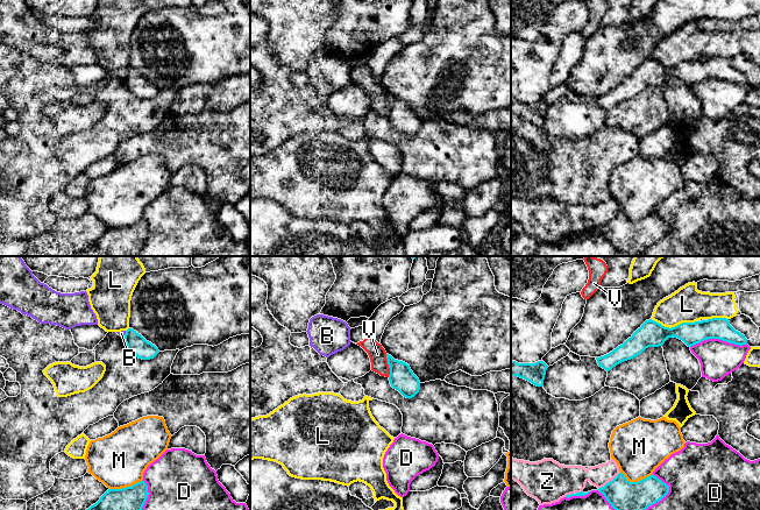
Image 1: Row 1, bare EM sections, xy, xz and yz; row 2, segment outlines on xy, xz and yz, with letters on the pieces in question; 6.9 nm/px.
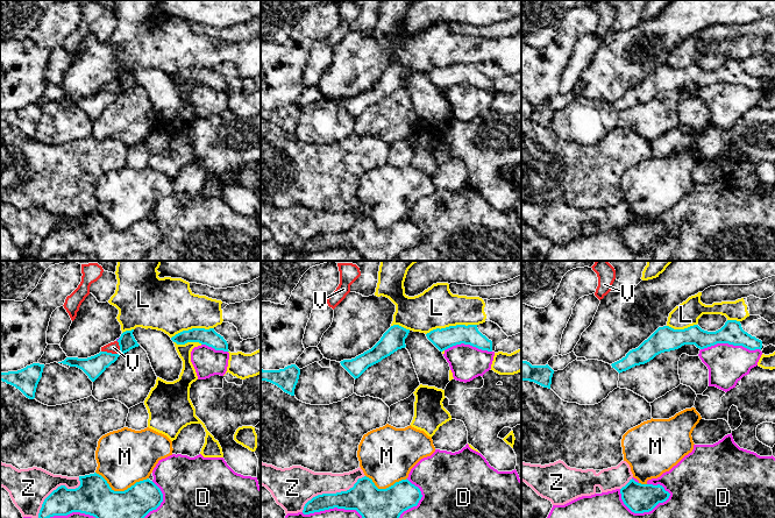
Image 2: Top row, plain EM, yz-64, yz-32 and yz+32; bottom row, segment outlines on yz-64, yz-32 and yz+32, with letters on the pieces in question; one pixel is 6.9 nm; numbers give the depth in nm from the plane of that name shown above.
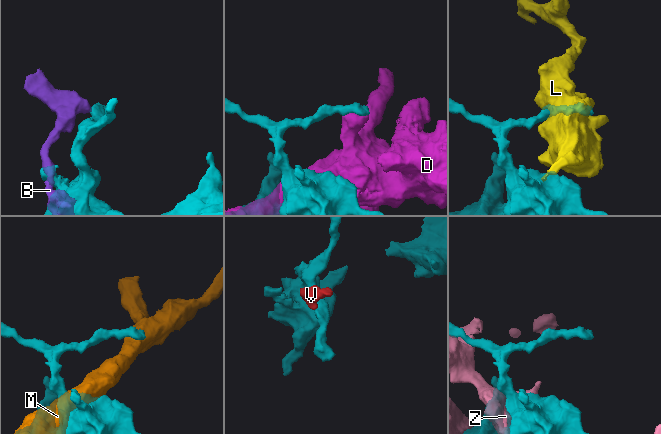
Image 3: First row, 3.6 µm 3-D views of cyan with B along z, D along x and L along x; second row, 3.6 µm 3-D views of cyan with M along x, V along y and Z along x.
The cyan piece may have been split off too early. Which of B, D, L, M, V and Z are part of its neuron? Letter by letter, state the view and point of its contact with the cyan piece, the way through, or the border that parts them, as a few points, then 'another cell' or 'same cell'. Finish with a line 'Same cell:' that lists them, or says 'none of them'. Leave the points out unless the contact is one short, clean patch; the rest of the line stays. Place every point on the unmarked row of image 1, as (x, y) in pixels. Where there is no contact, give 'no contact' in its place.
B: xy (125, 73) | along xy (126, 70), (123, 76) | another cell
D: yz (654, 242) | another cell
L: yz (674, 66) | another cell
M: yz (638, 220) | another cell
V: xz (389, 105) | along xz (385, 93), (389, 115) | another cell
Z: yz (610, 220) | another cell
Same cell: none of them

